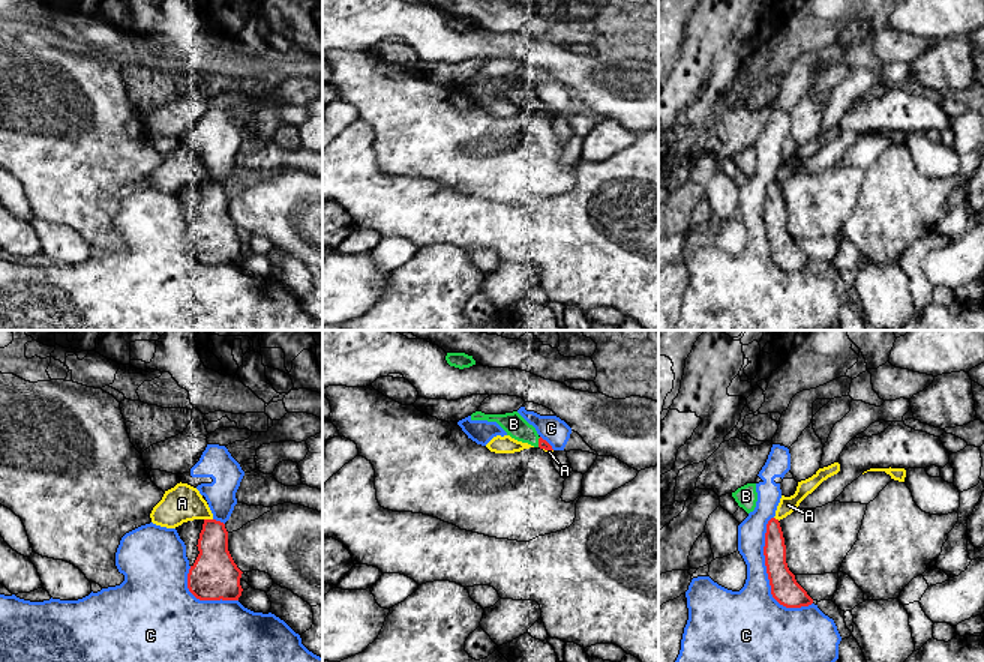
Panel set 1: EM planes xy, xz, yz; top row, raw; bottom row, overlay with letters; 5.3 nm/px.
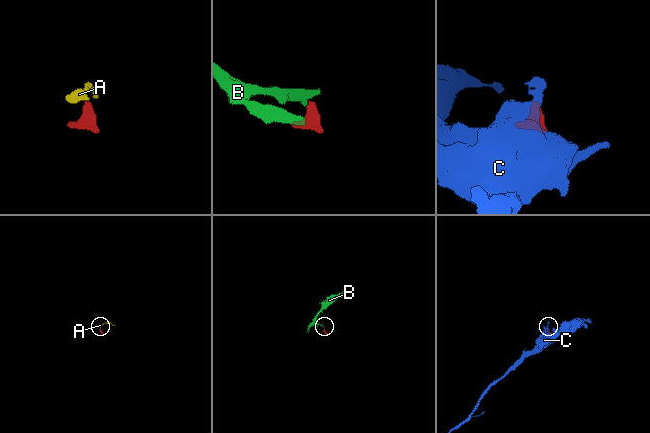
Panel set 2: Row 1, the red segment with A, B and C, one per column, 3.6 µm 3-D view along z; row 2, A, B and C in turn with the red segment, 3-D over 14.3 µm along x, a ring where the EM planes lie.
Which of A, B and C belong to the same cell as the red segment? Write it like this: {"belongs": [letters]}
{"belongs": ["B"]}

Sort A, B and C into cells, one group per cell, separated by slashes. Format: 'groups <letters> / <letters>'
groups A / B / C

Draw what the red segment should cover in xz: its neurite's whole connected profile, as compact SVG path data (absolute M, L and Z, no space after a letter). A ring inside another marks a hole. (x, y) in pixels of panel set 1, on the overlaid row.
M476 411L471 414L471 420L496 422L512 438L528 443L534 447L554 450L552 446L537 434L536 428L518 411L506 414L484 414L482 411Z

